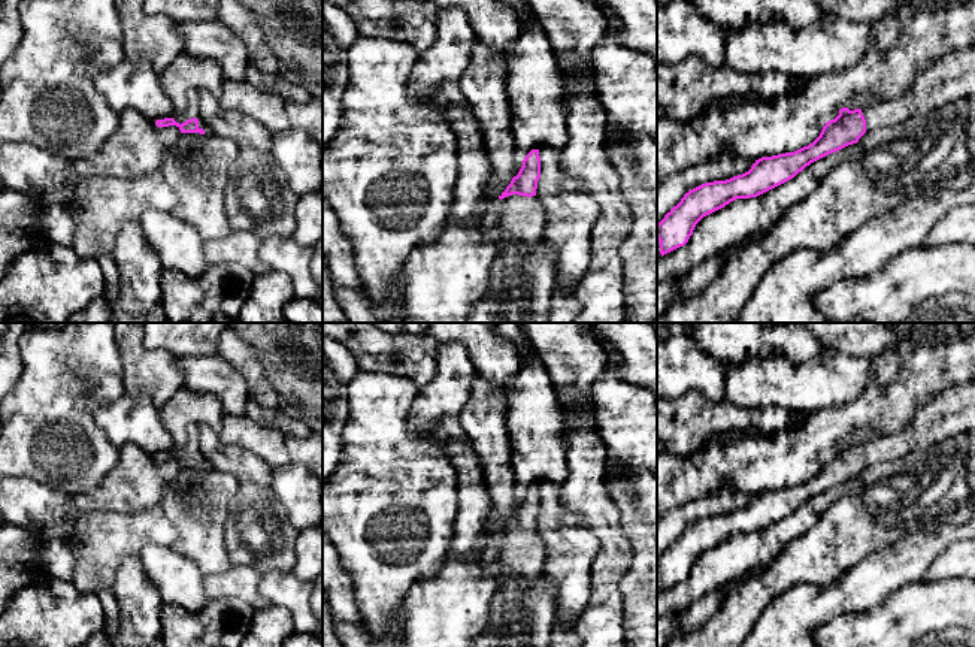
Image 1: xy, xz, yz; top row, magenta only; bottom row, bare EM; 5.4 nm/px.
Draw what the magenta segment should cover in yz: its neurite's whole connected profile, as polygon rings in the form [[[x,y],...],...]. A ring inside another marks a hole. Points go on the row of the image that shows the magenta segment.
[[[975,48],[947,55],[921,70],[899,96],[870,99],[863,109],[839,109],[839,115],[827,121],[808,146],[761,157],[742,175],[706,182],[685,193],[657,224],[657,259],[684,247],[703,217],[730,202],[757,197],[790,181],[811,163],[857,143],[866,131],[900,126],[971,94],[975,94]]]

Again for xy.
[[[191,91],[188,94],[190,103],[184,112],[175,111],[170,118],[157,120],[157,127],[176,126],[181,133],[200,133],[209,134],[211,130],[206,127],[205,121],[200,117],[200,102],[199,91]]]

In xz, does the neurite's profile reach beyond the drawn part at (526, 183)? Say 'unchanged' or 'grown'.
grown

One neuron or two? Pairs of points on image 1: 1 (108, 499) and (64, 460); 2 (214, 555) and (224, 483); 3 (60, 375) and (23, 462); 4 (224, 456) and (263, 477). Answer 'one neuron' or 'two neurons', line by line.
1: two neurons
2: one neuron
3: one neuron
4: one neuron

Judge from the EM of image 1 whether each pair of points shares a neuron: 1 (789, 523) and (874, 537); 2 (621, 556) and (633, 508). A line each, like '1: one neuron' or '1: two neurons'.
1: two neurons
2: two neurons

